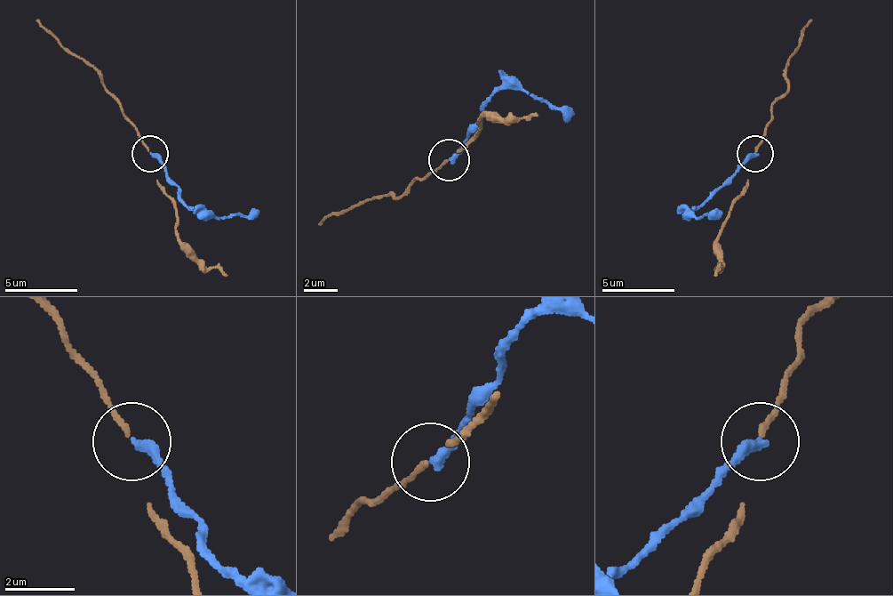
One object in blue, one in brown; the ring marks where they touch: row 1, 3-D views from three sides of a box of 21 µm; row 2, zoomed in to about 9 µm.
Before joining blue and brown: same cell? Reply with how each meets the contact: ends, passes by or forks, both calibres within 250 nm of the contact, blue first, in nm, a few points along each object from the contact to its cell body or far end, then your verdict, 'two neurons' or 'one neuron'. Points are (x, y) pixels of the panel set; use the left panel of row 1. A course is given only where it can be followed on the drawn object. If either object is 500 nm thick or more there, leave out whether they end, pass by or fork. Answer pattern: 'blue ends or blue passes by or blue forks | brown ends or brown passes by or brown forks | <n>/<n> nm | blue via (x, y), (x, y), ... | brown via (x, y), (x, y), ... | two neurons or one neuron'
blue ends | brown ends | 300/140 nm | blue via (149, 155), (193, 209), (225, 216), (254, 213) | brown via (149, 151), (101, 78), (36, 20) | two neurons

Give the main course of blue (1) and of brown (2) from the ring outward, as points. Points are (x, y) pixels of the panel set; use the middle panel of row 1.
1: (448, 161), (498, 90), (535, 94), (569, 124)
2: (448, 161), (394, 198), (381, 194), (319, 223)

